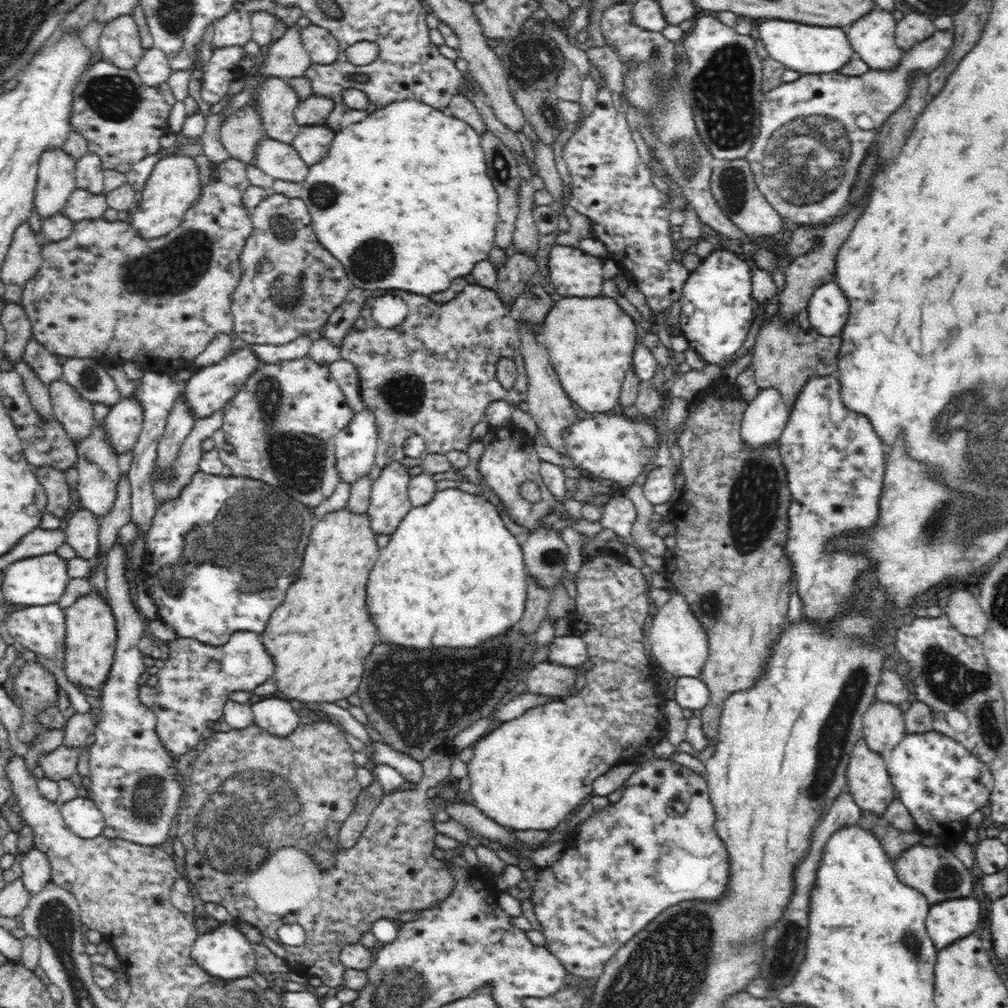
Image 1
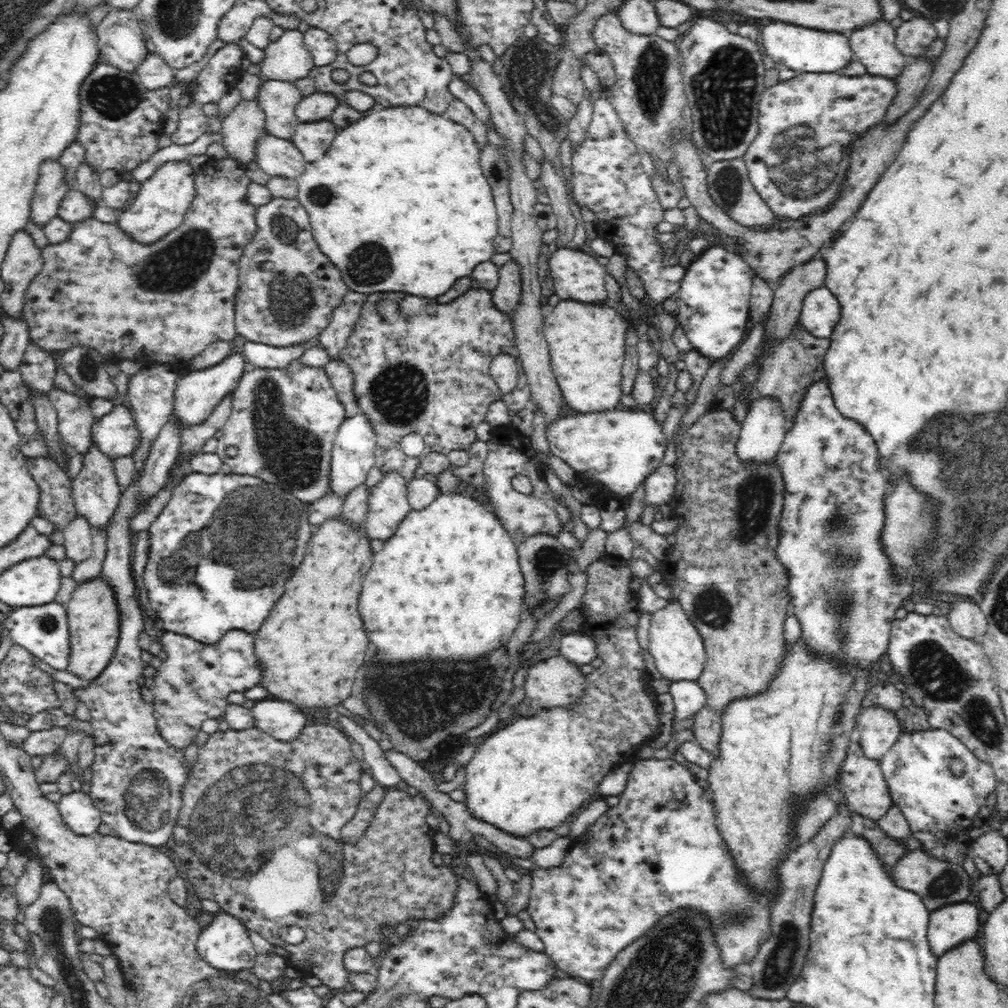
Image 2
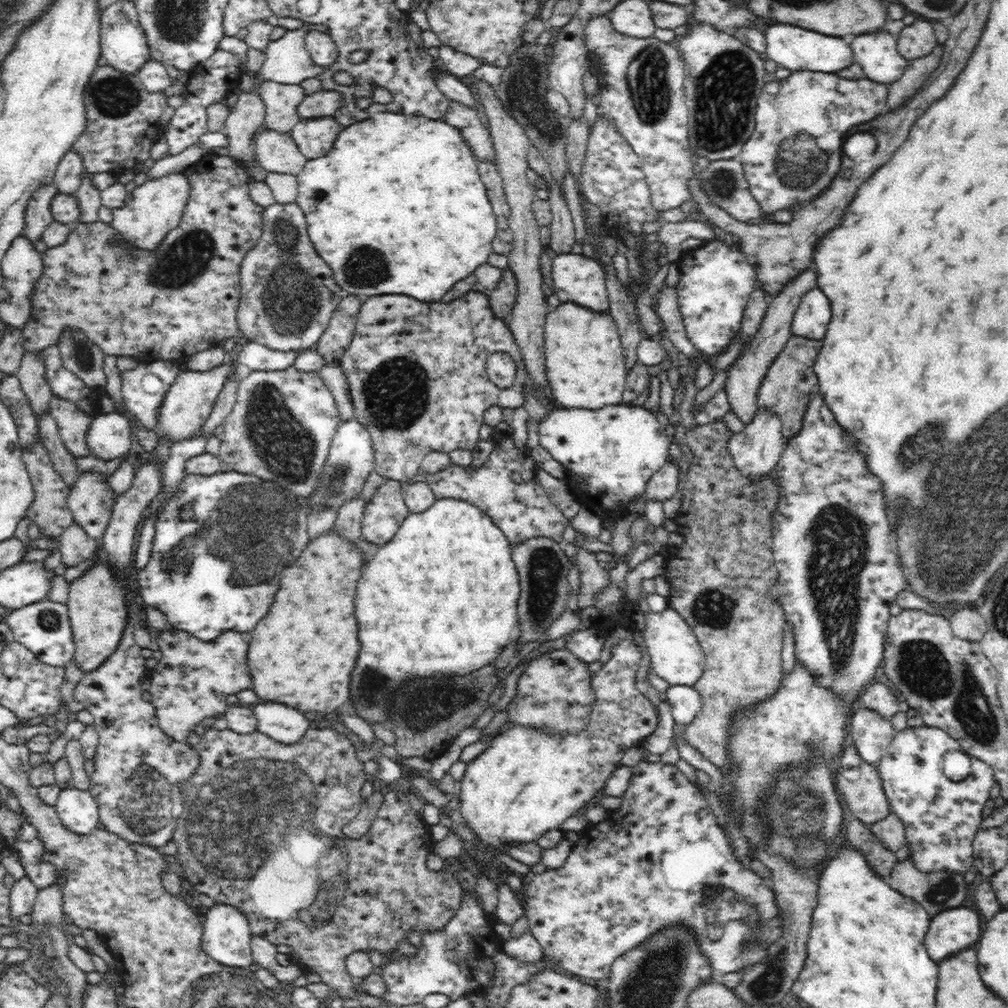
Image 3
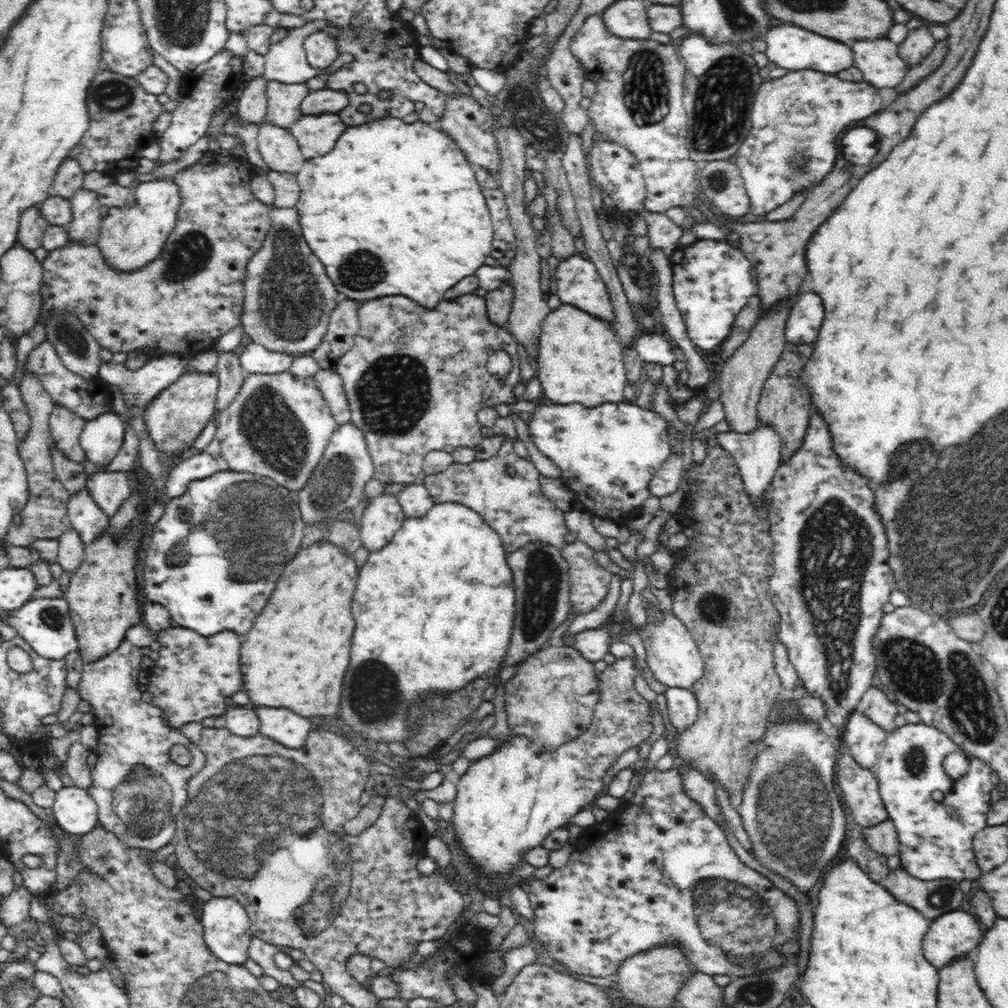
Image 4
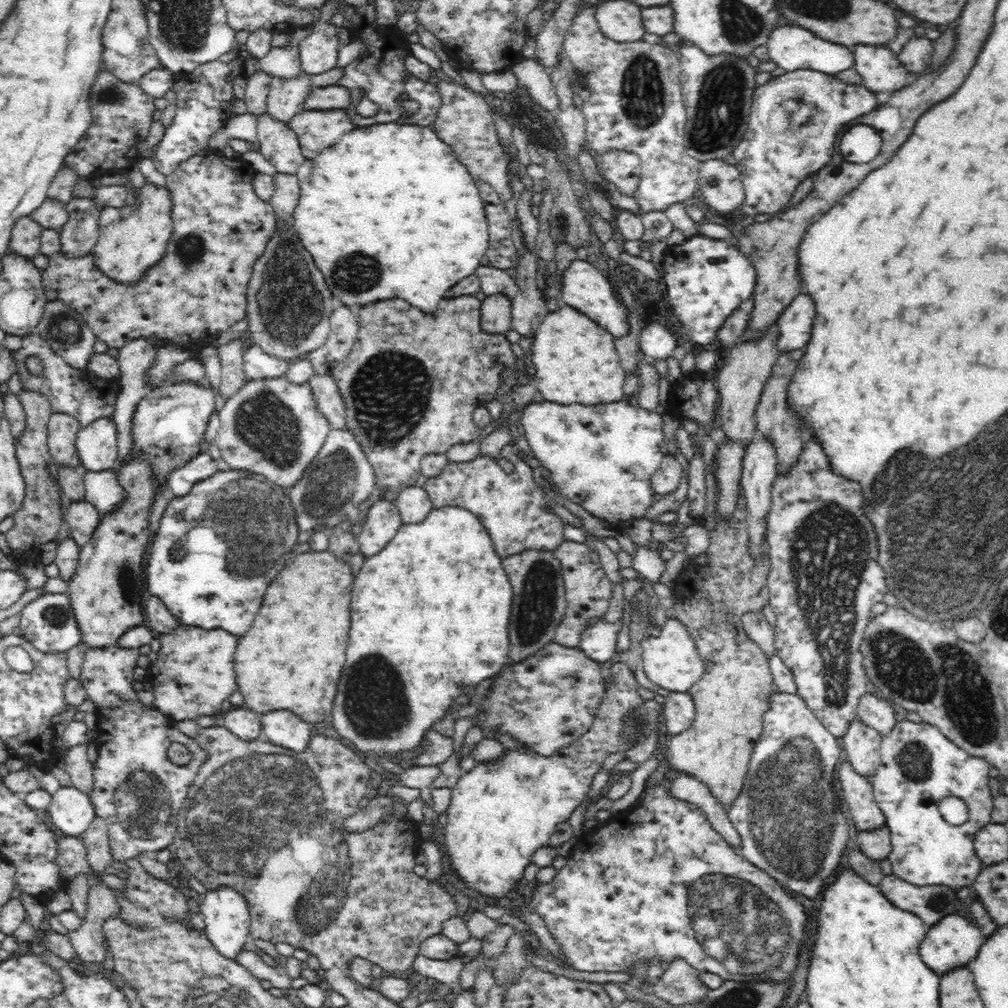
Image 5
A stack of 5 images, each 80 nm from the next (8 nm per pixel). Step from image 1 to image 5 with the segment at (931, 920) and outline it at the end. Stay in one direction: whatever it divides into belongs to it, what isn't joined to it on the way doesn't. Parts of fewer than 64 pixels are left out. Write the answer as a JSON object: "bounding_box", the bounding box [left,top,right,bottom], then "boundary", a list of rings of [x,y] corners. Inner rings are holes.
{"bounding_box":[919,912,986,975],"boundary":[[[956,912],[944,916],[928,928],[928,934],[920,943],[919,953],[928,968],[931,968],[936,974],[942,975],[974,961],[985,940],[986,937],[976,925],[971,923],[970,919],[958,915]]]}

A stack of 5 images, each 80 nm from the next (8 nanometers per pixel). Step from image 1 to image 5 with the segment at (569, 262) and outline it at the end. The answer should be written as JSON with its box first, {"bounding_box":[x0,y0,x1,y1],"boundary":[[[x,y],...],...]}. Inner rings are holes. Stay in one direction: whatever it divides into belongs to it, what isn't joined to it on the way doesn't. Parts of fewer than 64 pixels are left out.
{"bounding_box":[557,260,630,337],"boundary":[[[576,260],[565,271],[563,286],[557,298],[561,304],[569,305],[581,314],[588,316],[612,336],[624,337],[629,333],[630,311],[620,301],[620,297],[616,297],[614,289],[611,280],[598,267],[586,260]]]}

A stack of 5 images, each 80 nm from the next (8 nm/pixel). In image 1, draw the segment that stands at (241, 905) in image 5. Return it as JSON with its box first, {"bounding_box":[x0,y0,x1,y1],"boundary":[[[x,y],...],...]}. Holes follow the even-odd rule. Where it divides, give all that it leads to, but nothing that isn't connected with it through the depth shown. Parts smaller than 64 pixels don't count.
{"bounding_box":[191,922,256,982],"boundary":[[[221,922],[217,928],[210,932],[199,935],[194,942],[191,950],[192,959],[206,970],[206,973],[220,979],[224,982],[242,979],[254,972],[256,964],[256,953],[248,937],[238,929],[238,923],[235,925],[228,922]]]}

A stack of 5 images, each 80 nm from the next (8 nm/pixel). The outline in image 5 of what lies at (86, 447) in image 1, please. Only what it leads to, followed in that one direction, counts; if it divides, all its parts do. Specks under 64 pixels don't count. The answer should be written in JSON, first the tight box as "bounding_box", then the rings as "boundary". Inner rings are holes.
{"bounding_box":[65,500,102,547],"boundary":[[[85,500],[72,501],[65,518],[68,528],[70,528],[69,536],[80,547],[89,544],[92,533],[98,528],[98,524],[102,520],[96,507]]]}

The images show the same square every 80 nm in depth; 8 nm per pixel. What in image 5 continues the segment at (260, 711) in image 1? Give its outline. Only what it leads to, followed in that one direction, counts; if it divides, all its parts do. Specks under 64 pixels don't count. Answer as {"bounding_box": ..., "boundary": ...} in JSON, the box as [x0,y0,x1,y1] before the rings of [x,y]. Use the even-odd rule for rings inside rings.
{"bounding_box":[260,712,315,753],"boundary":[[[268,712],[260,714],[260,720],[262,738],[296,753],[304,753],[315,734],[308,722],[292,712]]]}

